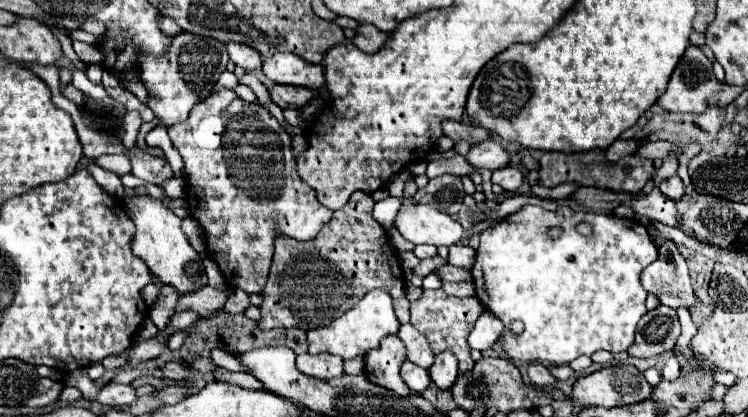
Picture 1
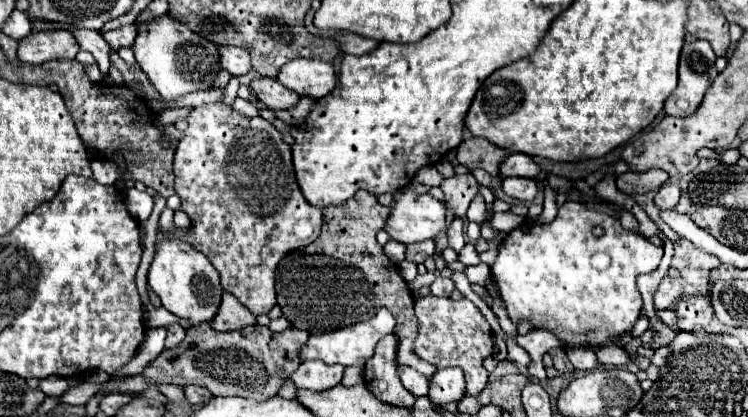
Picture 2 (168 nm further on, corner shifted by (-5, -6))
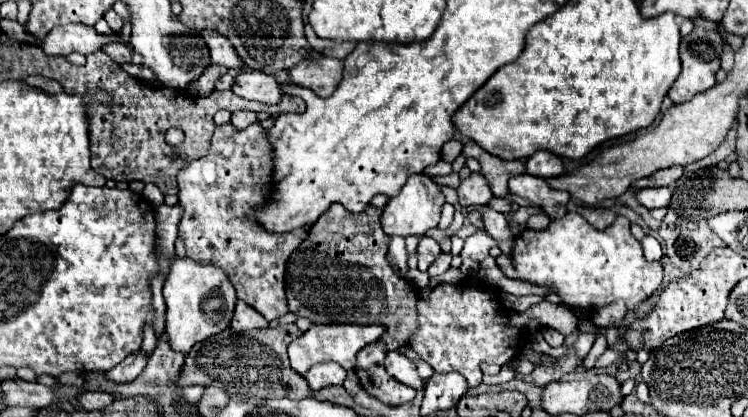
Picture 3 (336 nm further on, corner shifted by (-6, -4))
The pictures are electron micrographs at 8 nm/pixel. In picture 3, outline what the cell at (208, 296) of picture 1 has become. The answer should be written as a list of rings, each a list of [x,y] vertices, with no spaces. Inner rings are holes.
[[[237,300],[235,312],[233,312],[233,320],[229,324],[231,330],[247,332],[247,330],[253,330],[253,328],[265,328],[265,326],[269,326],[269,322],[257,310],[253,310],[249,304]]]

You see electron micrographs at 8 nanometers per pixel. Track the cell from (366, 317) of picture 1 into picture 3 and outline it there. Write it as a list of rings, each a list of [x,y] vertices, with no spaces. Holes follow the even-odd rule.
[[[337,324],[337,326],[311,326],[303,336],[299,336],[297,340],[293,340],[289,344],[289,360],[293,370],[305,374],[305,370],[309,370],[309,366],[319,364],[319,362],[337,362],[341,364],[345,370],[355,368],[355,356],[361,348],[365,348],[367,344],[375,342],[381,338],[381,334],[385,332],[385,326],[379,324],[371,324],[371,326],[359,326],[359,324]]]

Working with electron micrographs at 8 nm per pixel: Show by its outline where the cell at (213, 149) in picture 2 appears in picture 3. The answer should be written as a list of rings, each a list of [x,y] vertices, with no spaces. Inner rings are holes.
[[[253,122],[245,130],[233,128],[233,124],[217,126],[211,138],[209,152],[197,160],[189,160],[177,174],[179,186],[179,206],[183,208],[183,216],[179,222],[179,236],[185,240],[187,256],[197,262],[217,264],[235,286],[237,298],[255,308],[265,320],[277,320],[287,314],[285,302],[285,262],[291,252],[309,236],[309,224],[285,234],[267,232],[255,218],[255,214],[269,204],[273,196],[273,146],[259,122]]]

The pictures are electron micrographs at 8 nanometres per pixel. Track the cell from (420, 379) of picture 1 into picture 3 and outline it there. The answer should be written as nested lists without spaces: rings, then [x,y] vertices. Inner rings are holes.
[[[387,352],[385,368],[387,368],[387,372],[389,372],[395,380],[399,380],[399,382],[403,382],[403,384],[407,384],[407,386],[413,386],[415,390],[423,390],[425,382],[423,382],[423,378],[417,374],[415,364],[413,364],[407,356],[403,356],[401,352]]]

